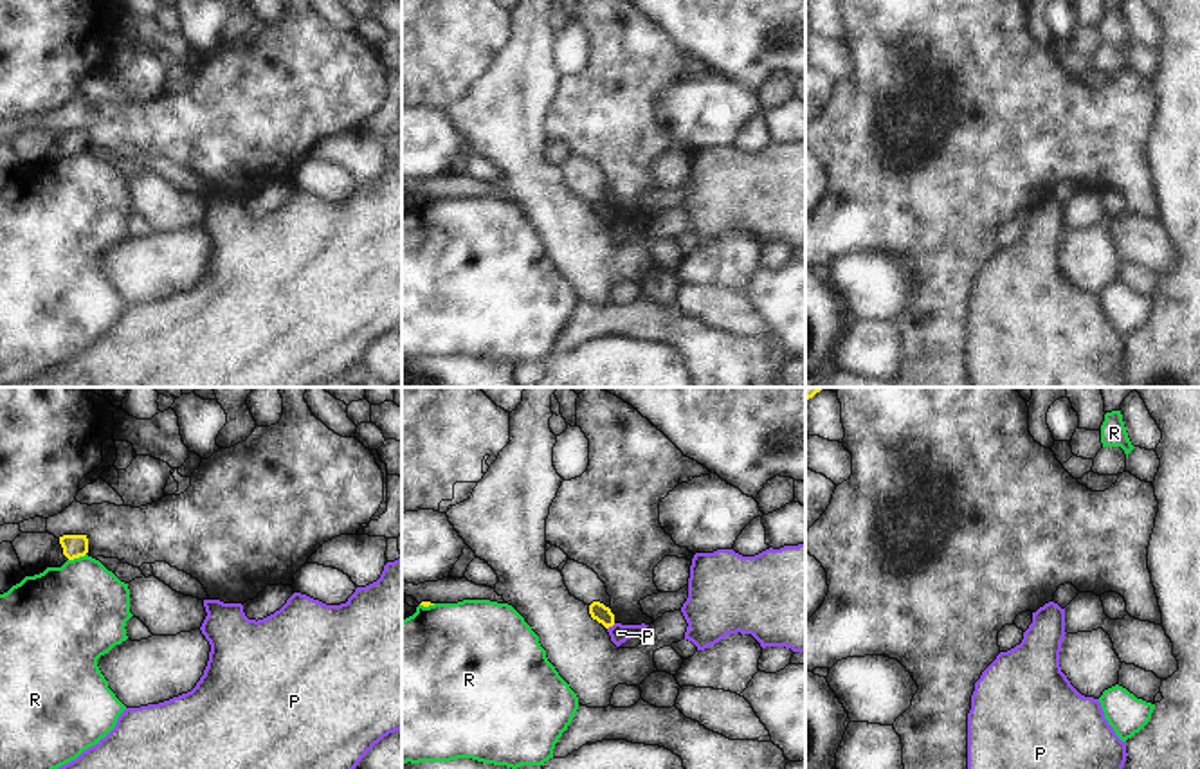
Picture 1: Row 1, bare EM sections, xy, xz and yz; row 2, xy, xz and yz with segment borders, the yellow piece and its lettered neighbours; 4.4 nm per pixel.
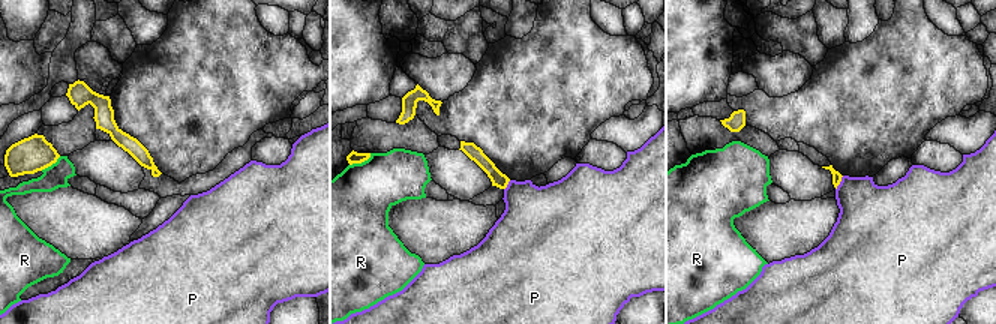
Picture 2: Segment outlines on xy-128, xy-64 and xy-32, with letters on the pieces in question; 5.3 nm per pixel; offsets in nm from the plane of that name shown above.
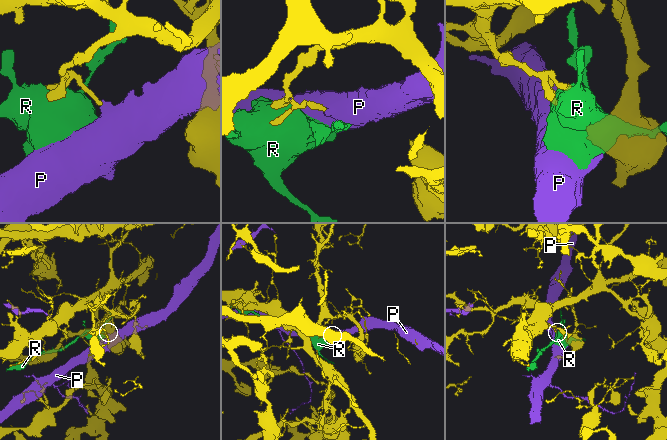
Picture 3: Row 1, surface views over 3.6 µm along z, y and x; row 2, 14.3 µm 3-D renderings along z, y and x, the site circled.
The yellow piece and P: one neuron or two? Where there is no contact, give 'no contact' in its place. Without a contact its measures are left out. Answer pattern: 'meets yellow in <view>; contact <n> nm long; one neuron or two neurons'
meets yellow in xz; contact 50 nm long; two neurons

